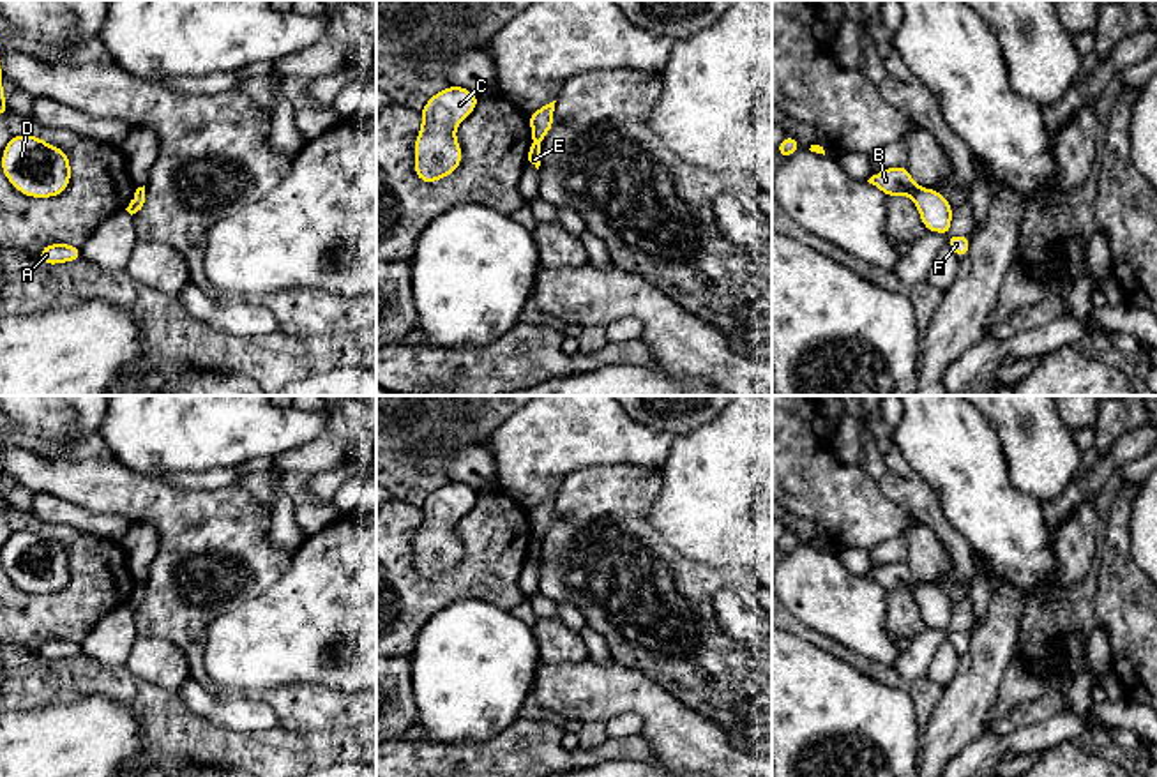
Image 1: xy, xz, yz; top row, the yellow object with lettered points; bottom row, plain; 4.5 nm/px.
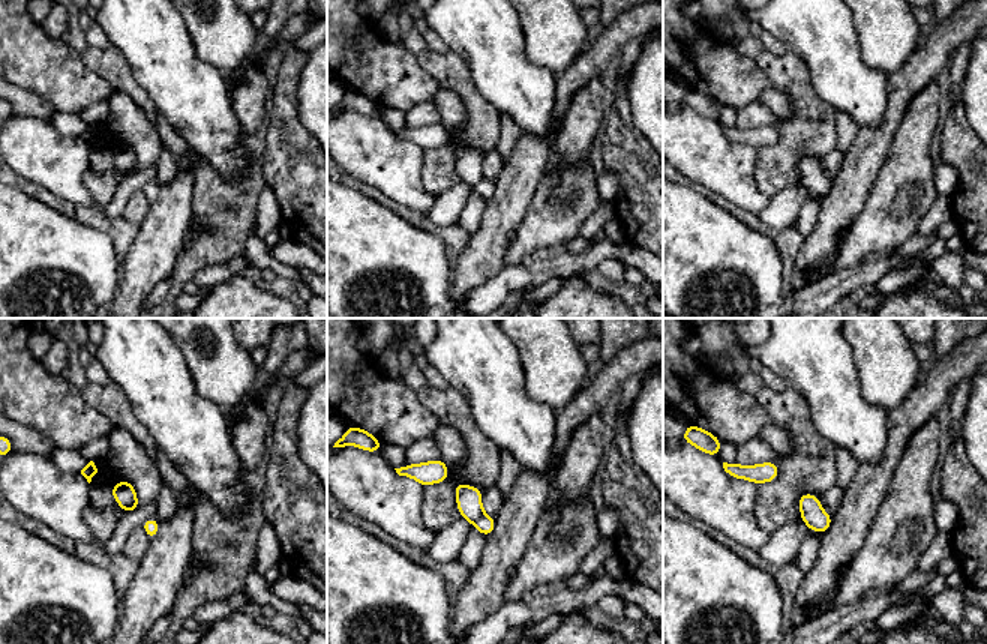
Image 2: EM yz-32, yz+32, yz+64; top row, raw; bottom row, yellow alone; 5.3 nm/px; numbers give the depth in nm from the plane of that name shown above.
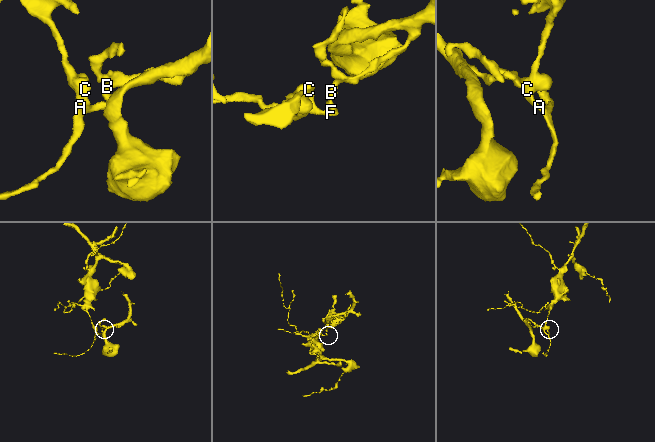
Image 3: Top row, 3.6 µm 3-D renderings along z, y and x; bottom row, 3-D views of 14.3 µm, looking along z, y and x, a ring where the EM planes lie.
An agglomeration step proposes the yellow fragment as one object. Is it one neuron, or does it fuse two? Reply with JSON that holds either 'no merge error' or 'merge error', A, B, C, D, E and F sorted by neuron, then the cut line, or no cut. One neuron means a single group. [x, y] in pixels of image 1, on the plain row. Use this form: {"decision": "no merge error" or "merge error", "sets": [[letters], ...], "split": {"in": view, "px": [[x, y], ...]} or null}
{"decision": "merge error", "sets": [["A", "C", "D", "E", "F"], ["B"]], "split": {"in": "yz", "px": [[917, 583], [910, 590]]}}

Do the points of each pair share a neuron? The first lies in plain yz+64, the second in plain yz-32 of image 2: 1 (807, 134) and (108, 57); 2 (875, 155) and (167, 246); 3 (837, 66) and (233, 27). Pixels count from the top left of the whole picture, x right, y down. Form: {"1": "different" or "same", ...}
{"1": "same", "2": "same", "3": "different"}

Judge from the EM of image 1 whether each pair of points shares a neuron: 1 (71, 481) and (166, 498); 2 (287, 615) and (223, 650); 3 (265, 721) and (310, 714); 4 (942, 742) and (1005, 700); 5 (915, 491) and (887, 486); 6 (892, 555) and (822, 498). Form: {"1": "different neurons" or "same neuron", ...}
{"1": "same neuron", "2": "same neuron", "3": "different neurons", "4": "different neurons", "5": "same neuron", "6": "different neurons"}

